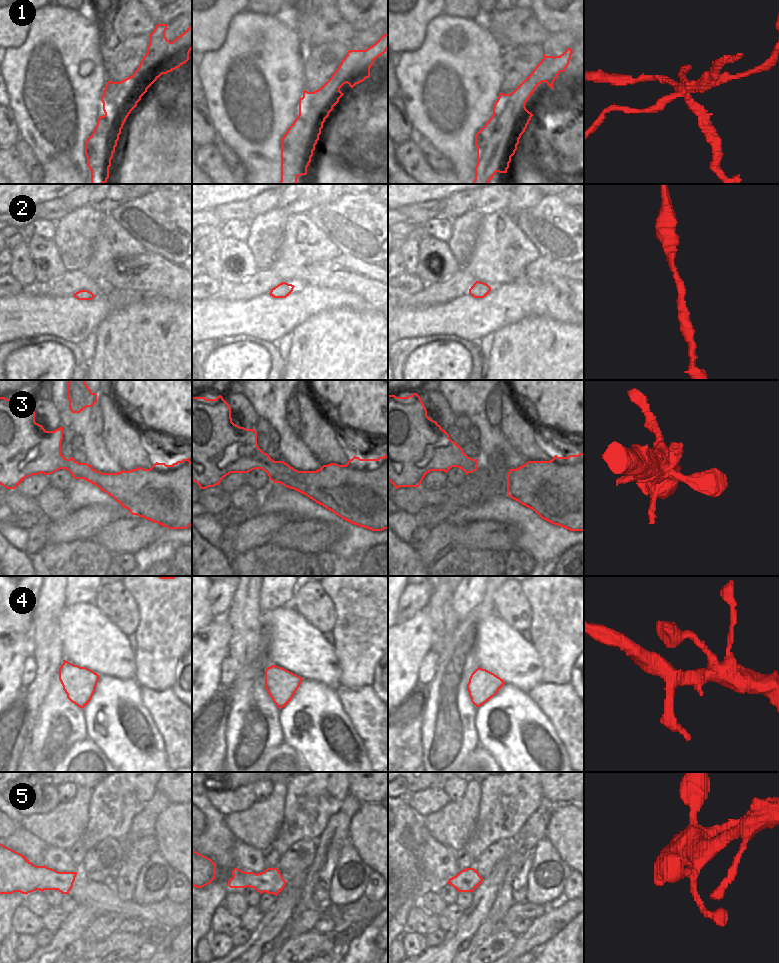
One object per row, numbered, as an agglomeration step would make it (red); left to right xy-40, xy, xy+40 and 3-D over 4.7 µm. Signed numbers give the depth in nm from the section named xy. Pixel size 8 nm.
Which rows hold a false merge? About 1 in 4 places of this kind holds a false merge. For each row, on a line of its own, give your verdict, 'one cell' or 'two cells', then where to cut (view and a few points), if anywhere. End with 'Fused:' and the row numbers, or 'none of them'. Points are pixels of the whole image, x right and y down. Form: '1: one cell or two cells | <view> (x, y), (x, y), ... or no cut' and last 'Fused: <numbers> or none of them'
1: two cells | xy-40 (171, 42), (167, 57), (161, 63), (149, 63), (134, 88)
2: one cell | no cut
3: one cell | no cut
4: one cell | no cut
5: one cell | no cut
Fused: 1

